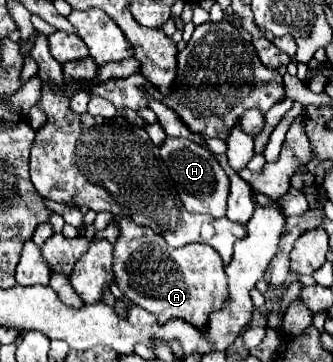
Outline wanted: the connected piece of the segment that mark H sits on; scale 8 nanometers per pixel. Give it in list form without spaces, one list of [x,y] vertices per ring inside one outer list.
[[[166,138],[164,144],[160,146],[160,158],[164,160],[164,166],[168,168],[170,178],[174,180],[180,200],[184,202],[188,212],[210,214],[212,218],[226,216],[226,200],[228,200],[230,180],[210,148],[196,144],[188,138]]]

